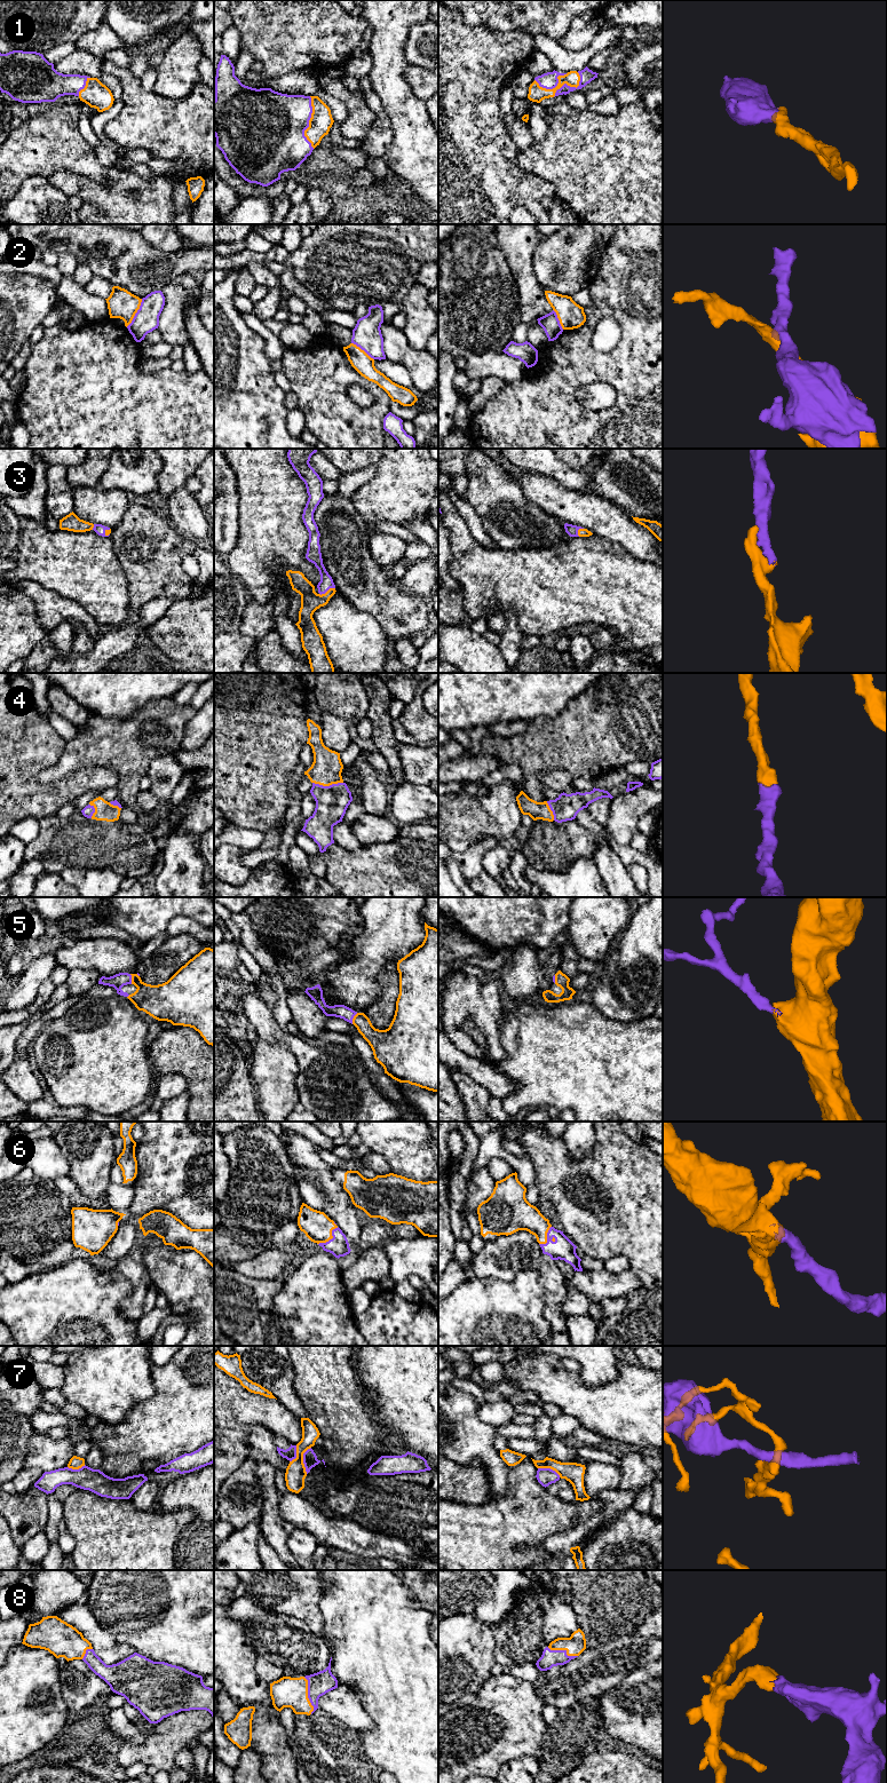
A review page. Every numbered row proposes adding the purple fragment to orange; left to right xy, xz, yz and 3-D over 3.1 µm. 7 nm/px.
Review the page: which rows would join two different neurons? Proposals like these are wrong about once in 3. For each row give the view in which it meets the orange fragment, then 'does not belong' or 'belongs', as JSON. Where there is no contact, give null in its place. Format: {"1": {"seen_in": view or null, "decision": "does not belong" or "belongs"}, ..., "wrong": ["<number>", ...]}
{"1": {"seen_in": "xz", "decision": "belongs"}, "2": {"seen_in": "xy", "decision": "does not belong"}, "3": {"seen_in": "xz", "decision": "belongs"}, "4": {"seen_in": "xz", "decision": "belongs"}, "5": {"seen_in": "xz", "decision": "belongs"}, "6": {"seen_in": "xz", "decision": "belongs"}, "7": {"seen_in": "xz", "decision": "does not belong"}, "8": {"seen_in": "xz", "decision": "belongs"}, "wrong": ["2", "7"]}

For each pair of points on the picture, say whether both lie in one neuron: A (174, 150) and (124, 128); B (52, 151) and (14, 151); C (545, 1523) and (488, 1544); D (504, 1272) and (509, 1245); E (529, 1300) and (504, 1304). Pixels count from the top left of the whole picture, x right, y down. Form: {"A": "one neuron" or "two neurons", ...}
{"A": "one neuron", "B": "one neuron", "C": "one neuron", "D": "one neuron", "E": "one neuron"}

